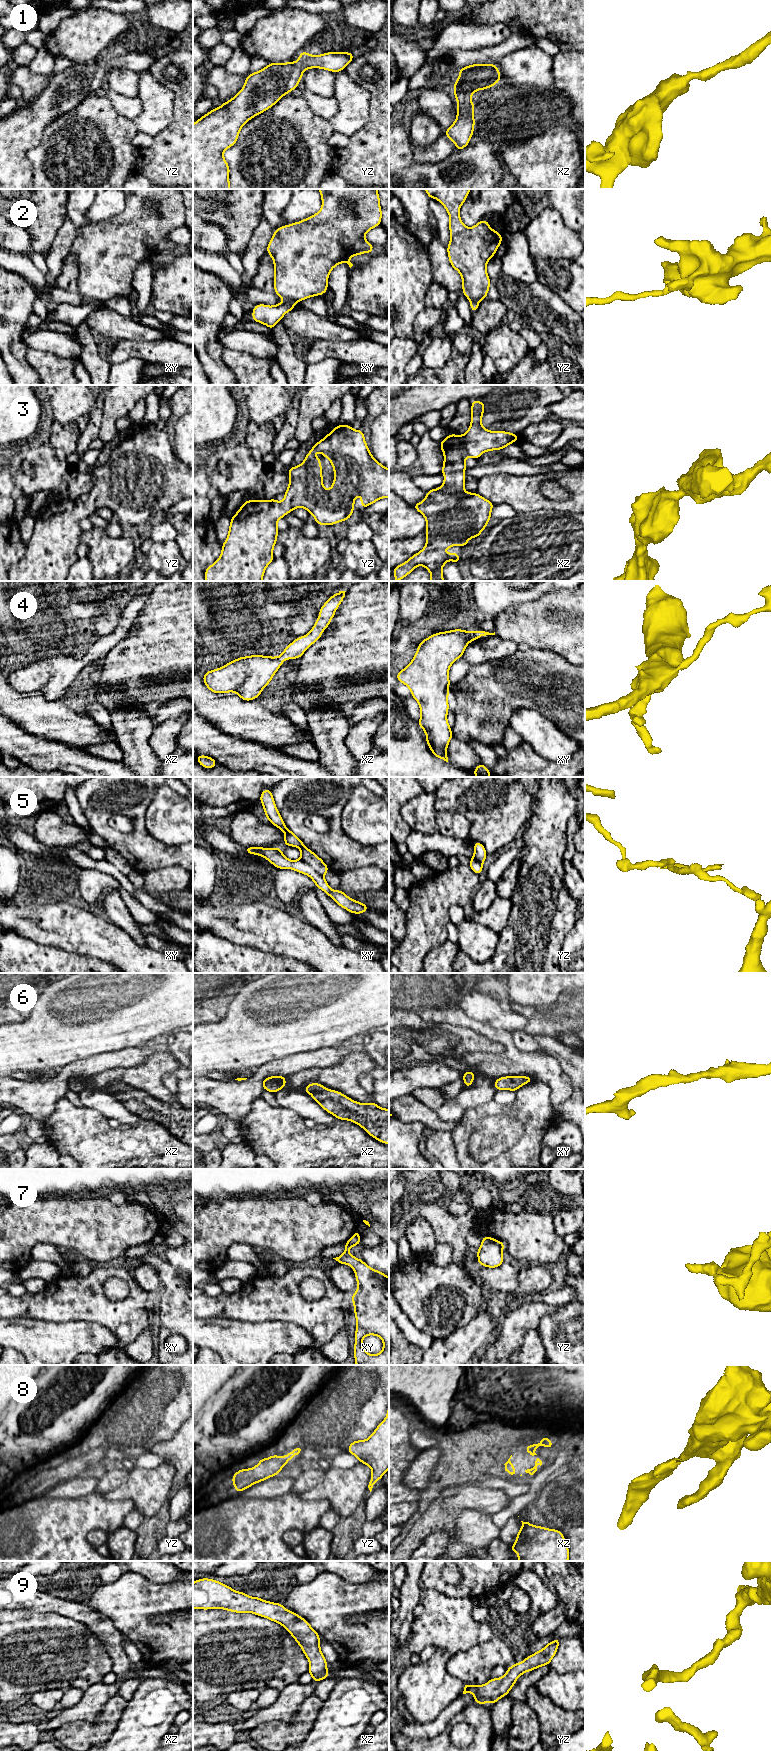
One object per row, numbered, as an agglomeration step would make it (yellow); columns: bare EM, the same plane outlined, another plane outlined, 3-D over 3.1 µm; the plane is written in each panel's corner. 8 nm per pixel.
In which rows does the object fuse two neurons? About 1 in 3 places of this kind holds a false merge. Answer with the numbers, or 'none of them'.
2, 5, 7

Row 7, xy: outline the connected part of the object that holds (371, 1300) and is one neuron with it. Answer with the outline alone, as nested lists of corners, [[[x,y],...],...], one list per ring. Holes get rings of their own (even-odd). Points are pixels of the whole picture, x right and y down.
[[[350,1247],[340,1256],[333,1258],[337,1264],[346,1264],[353,1268],[357,1280],[358,1289],[351,1296],[356,1318],[356,1331],[354,1343],[354,1359],[356,1365],[389,1365],[389,1277],[383,1272],[375,1270],[362,1259],[349,1254]],[[375,1335],[382,1339],[383,1350],[376,1355],[367,1353],[362,1345],[363,1338]]]

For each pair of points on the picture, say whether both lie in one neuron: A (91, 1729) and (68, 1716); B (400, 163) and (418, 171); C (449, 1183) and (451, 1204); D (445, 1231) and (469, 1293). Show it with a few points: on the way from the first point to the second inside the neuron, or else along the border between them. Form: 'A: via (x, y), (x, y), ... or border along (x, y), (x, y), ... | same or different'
A: border along (98, 1715), (94, 1721), (69, 1721), (54, 1730) | different
B: via (404, 167), (408, 171), (414, 171) | same
C: border along (447, 1196), (465, 1199), (471, 1208) | different
D: border along (452, 1262), (458, 1265), (465, 1264) | different

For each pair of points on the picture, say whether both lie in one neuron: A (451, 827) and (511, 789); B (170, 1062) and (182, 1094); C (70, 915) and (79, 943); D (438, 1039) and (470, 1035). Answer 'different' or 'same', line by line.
A: different
B: different
C: same
D: same

